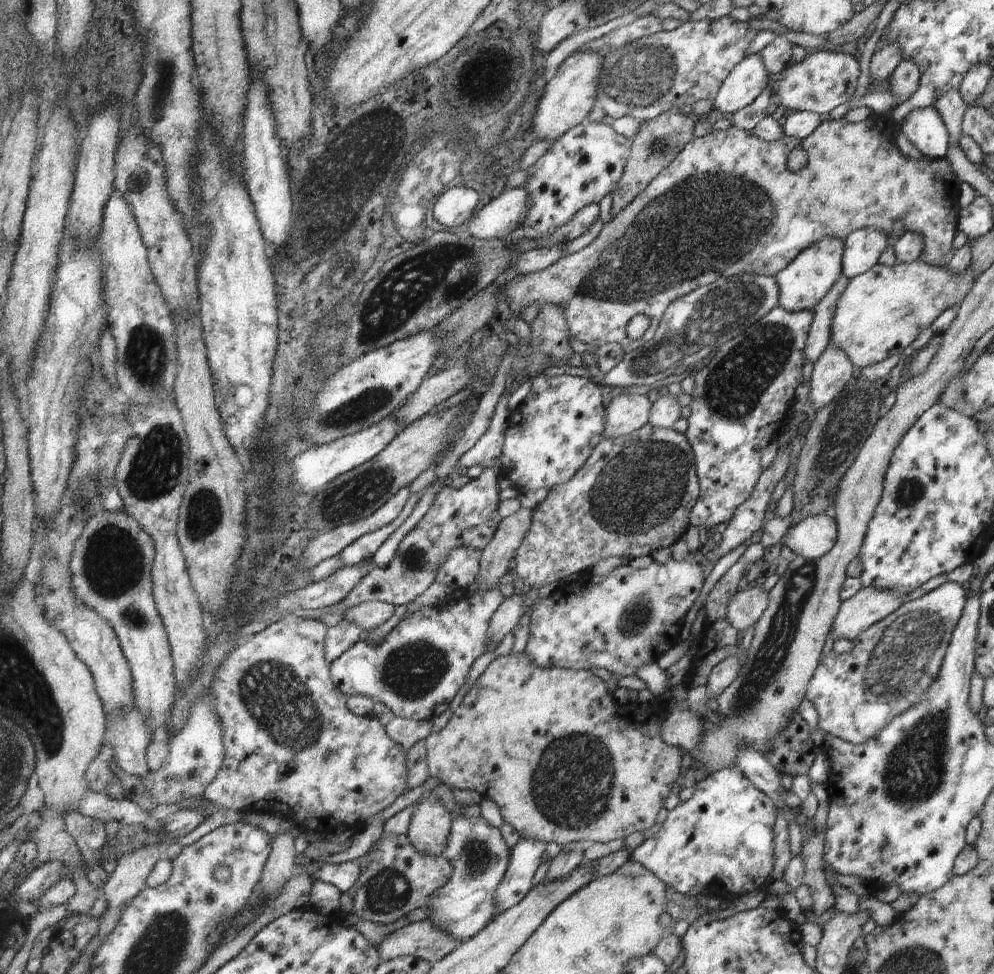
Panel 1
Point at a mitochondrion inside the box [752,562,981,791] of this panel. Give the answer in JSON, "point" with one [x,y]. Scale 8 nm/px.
{"point":[901,656]}

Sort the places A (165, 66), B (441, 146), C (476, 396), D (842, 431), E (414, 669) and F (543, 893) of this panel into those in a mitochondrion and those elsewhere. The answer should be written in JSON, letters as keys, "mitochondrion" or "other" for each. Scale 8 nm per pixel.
{"A":"mitochondrion","B":"mitochondrion","C":"other","D":"mitochondrion","E":"mitochondrion","F":"other"}

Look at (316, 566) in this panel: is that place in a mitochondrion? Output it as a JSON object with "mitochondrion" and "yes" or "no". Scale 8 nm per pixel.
{"mitochondrion":"no"}

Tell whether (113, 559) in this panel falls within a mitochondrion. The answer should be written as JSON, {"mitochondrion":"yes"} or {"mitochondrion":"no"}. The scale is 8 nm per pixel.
{"mitochondrion":"yes"}

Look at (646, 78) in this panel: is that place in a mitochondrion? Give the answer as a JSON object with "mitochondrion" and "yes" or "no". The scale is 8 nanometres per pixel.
{"mitochondrion":"yes"}

